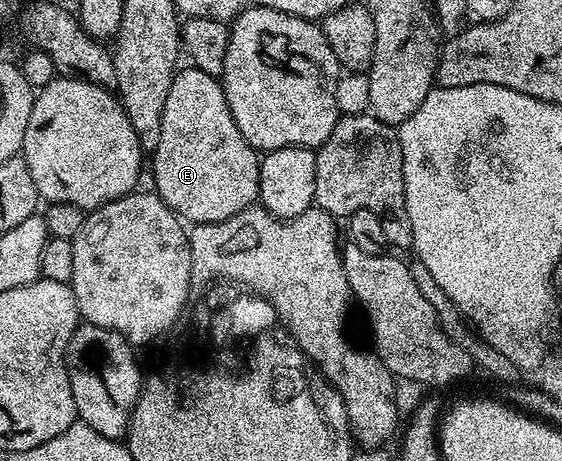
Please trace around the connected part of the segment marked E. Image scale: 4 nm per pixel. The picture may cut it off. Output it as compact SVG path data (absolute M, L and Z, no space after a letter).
M185 66L174 75L167 103L163 106L163 130L159 130L159 146L151 153L151 160L152 187L162 202L190 225L223 222L258 203L259 153L251 147L247 138L243 138L243 134L239 134L239 126L235 126L235 118L231 118L220 79L203 74L203 70Z

